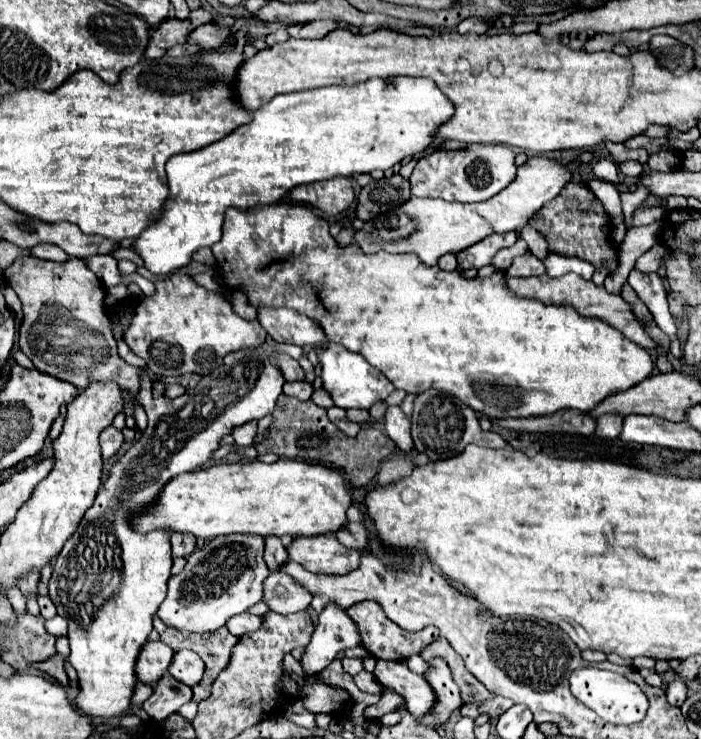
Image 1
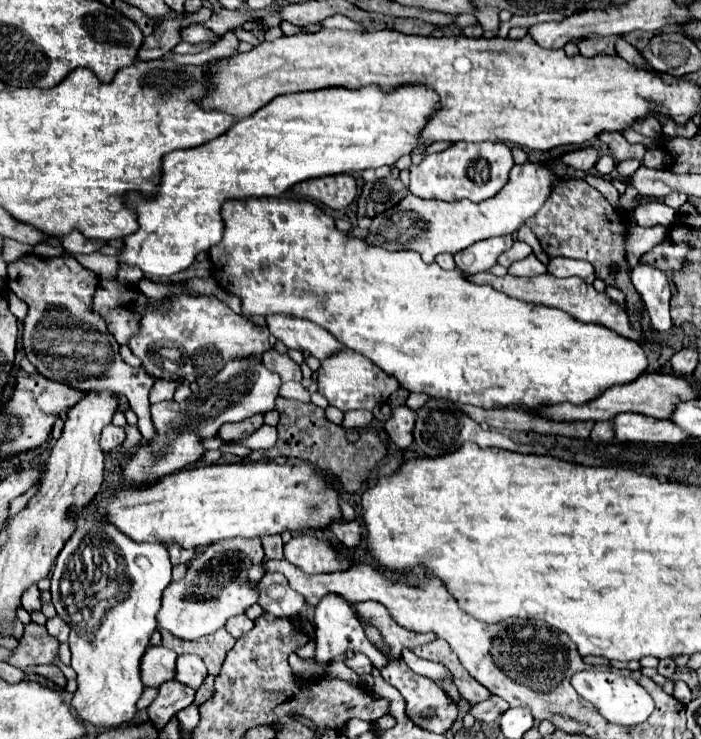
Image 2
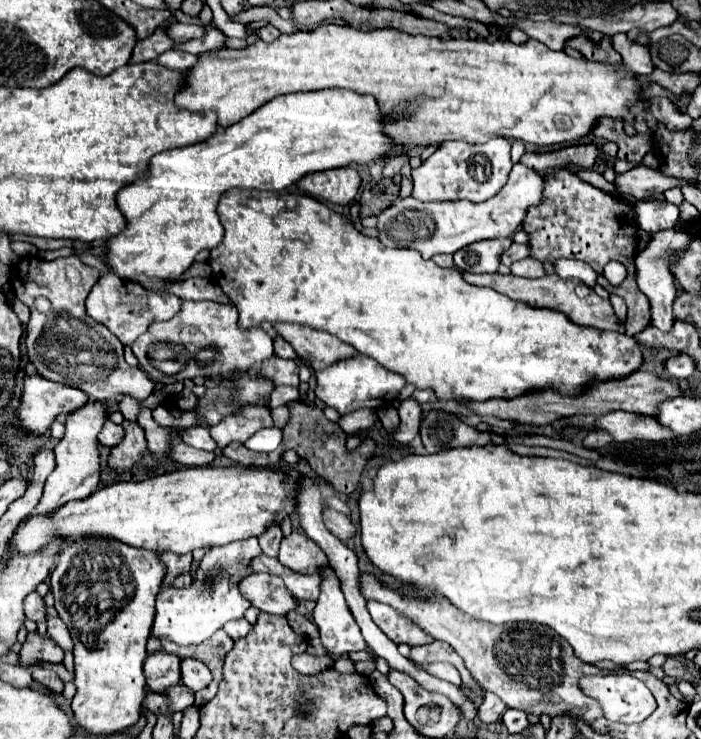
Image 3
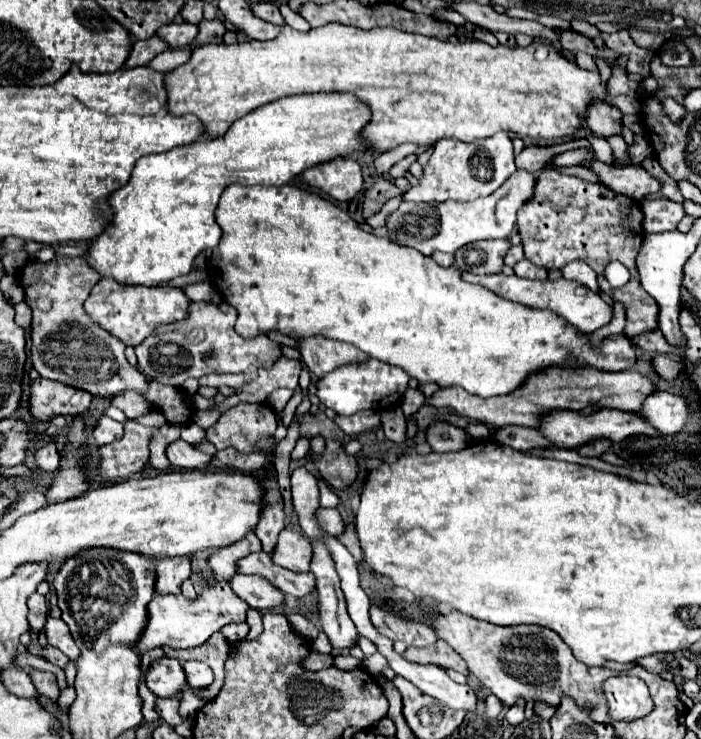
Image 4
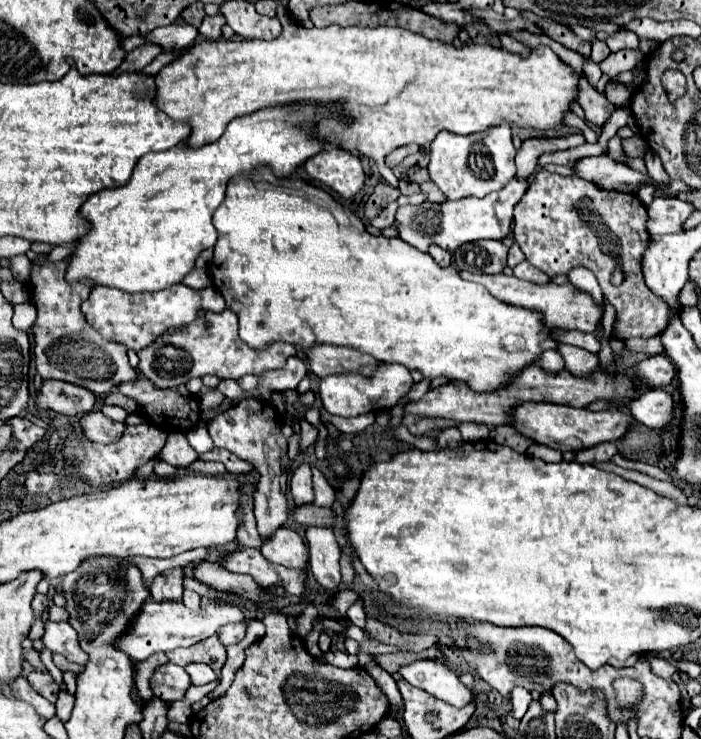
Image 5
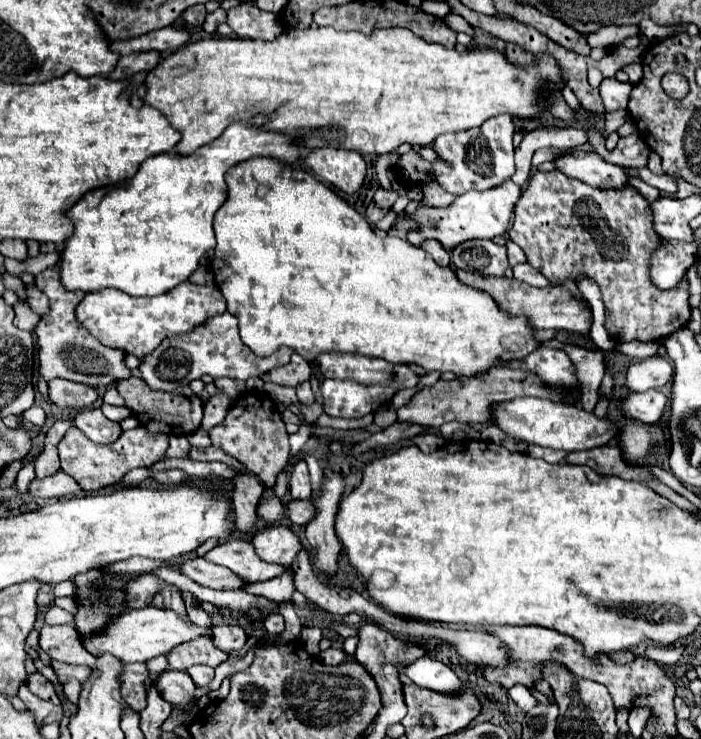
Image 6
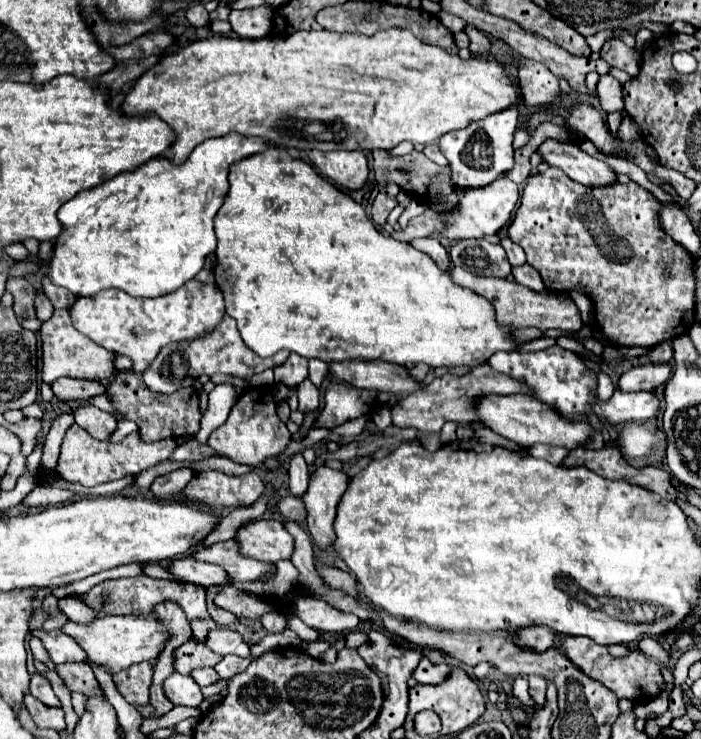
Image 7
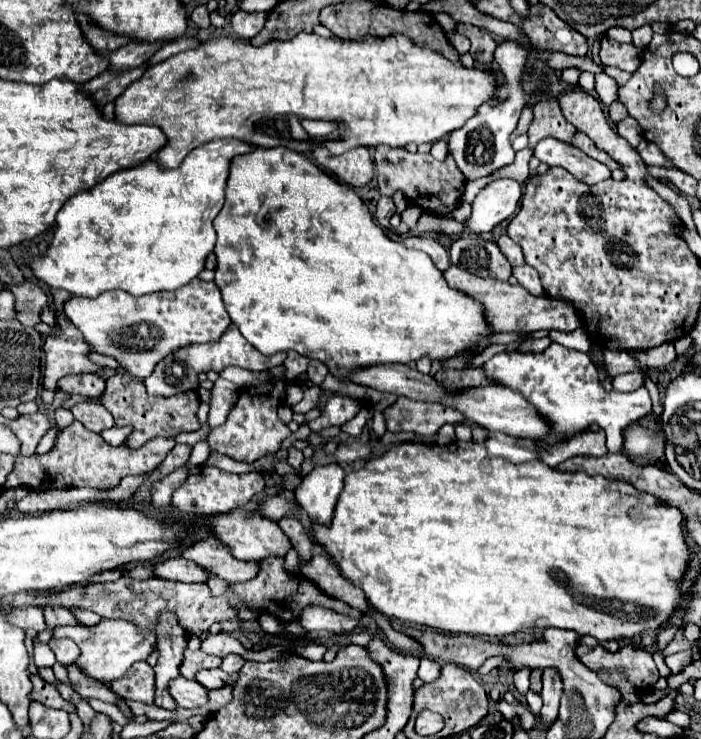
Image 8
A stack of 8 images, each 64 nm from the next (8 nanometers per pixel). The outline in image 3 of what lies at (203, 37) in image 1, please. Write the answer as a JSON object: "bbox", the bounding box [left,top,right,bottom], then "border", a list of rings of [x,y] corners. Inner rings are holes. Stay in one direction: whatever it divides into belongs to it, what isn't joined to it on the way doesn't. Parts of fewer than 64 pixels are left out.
{"bbox":[166,22,204,44],"border":[[[172,22],[166,28],[168,36],[174,40],[174,44],[182,44],[188,42],[192,38],[202,38],[204,36],[204,28],[196,26],[196,24],[180,24],[180,22]]]}

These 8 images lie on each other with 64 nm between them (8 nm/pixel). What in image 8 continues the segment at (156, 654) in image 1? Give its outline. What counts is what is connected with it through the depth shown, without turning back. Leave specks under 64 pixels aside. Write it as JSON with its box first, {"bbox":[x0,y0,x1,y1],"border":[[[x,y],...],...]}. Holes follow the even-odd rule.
{"bbox":[170,676,208,708],"border":[[[178,676],[170,684],[170,694],[182,708],[200,708],[208,702],[208,690],[196,680],[184,680]]]}

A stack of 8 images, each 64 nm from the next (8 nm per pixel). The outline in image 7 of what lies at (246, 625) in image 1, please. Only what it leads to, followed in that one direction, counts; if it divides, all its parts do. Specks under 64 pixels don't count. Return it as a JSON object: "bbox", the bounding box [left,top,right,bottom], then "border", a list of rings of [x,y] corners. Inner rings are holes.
{"bbox":[204,628,252,658],"border":[[[216,628],[208,632],[208,638],[204,642],[212,652],[216,654],[236,654],[242,658],[252,658],[252,652],[248,650],[248,644],[242,640],[242,636],[230,628]]]}

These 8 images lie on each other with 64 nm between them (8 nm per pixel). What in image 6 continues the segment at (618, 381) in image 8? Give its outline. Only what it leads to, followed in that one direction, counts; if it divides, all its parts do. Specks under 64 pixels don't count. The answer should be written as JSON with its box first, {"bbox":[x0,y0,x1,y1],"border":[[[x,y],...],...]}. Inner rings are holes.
{"bbox":[626,356,672,392],"border":[[[660,356],[636,362],[626,372],[626,386],[630,392],[646,392],[662,388],[672,378],[672,364]]]}

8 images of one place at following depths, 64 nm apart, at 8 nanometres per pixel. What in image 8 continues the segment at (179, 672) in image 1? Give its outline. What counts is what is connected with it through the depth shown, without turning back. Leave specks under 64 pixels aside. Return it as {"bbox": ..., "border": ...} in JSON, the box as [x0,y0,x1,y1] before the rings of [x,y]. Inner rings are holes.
{"bbox":[196,668,230,690],"border":[[[216,668],[216,670],[204,670],[204,672],[198,672],[198,674],[196,674],[196,680],[198,680],[202,686],[206,686],[208,690],[226,686],[228,678],[230,678],[230,674],[224,672],[222,668]]]}

